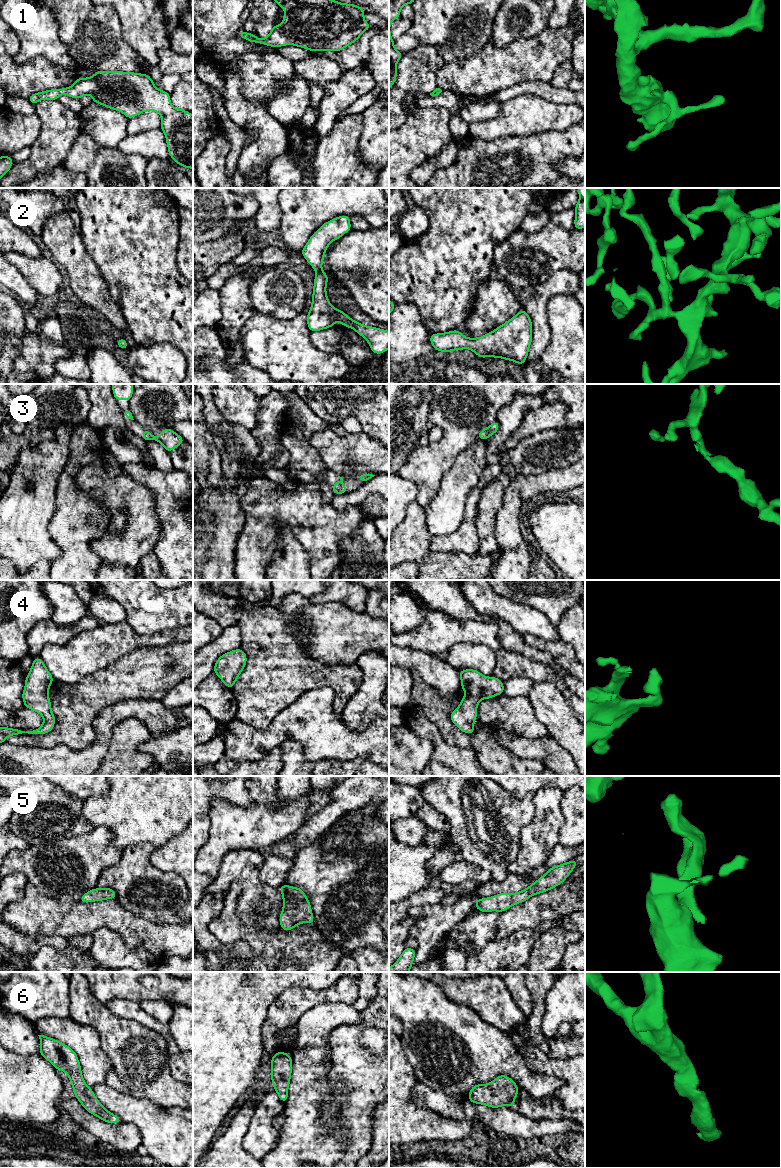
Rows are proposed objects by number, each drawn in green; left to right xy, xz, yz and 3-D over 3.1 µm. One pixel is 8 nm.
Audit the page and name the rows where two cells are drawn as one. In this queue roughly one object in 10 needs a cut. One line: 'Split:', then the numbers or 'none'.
Split: none

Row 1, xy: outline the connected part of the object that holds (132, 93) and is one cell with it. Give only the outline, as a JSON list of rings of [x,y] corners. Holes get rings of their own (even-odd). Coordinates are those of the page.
[[[96,71],[89,78],[77,78],[75,83],[68,88],[52,89],[32,94],[28,100],[35,105],[39,100],[58,100],[59,96],[66,94],[71,98],[80,99],[83,95],[90,95],[93,103],[104,105],[107,108],[122,112],[128,119],[137,116],[144,111],[154,111],[161,115],[160,129],[164,132],[168,146],[169,157],[173,158],[178,165],[193,169],[193,115],[183,109],[177,109],[170,103],[170,94],[155,87],[153,80],[148,74],[127,73],[122,71]]]

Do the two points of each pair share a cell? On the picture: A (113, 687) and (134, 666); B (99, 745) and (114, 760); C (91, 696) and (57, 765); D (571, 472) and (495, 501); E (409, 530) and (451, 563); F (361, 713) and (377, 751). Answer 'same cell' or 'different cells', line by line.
A: same cell
B: different cells
C: different cells
D: different cells
E: same cell
F: different cells

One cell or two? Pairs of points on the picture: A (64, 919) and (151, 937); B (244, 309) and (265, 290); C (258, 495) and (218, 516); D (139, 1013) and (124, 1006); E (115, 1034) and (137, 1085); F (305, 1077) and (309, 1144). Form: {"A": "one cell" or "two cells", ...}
{"A": "one cell", "B": "two cells", "C": "two cells", "D": "one cell", "E": "one cell", "F": "one cell"}

